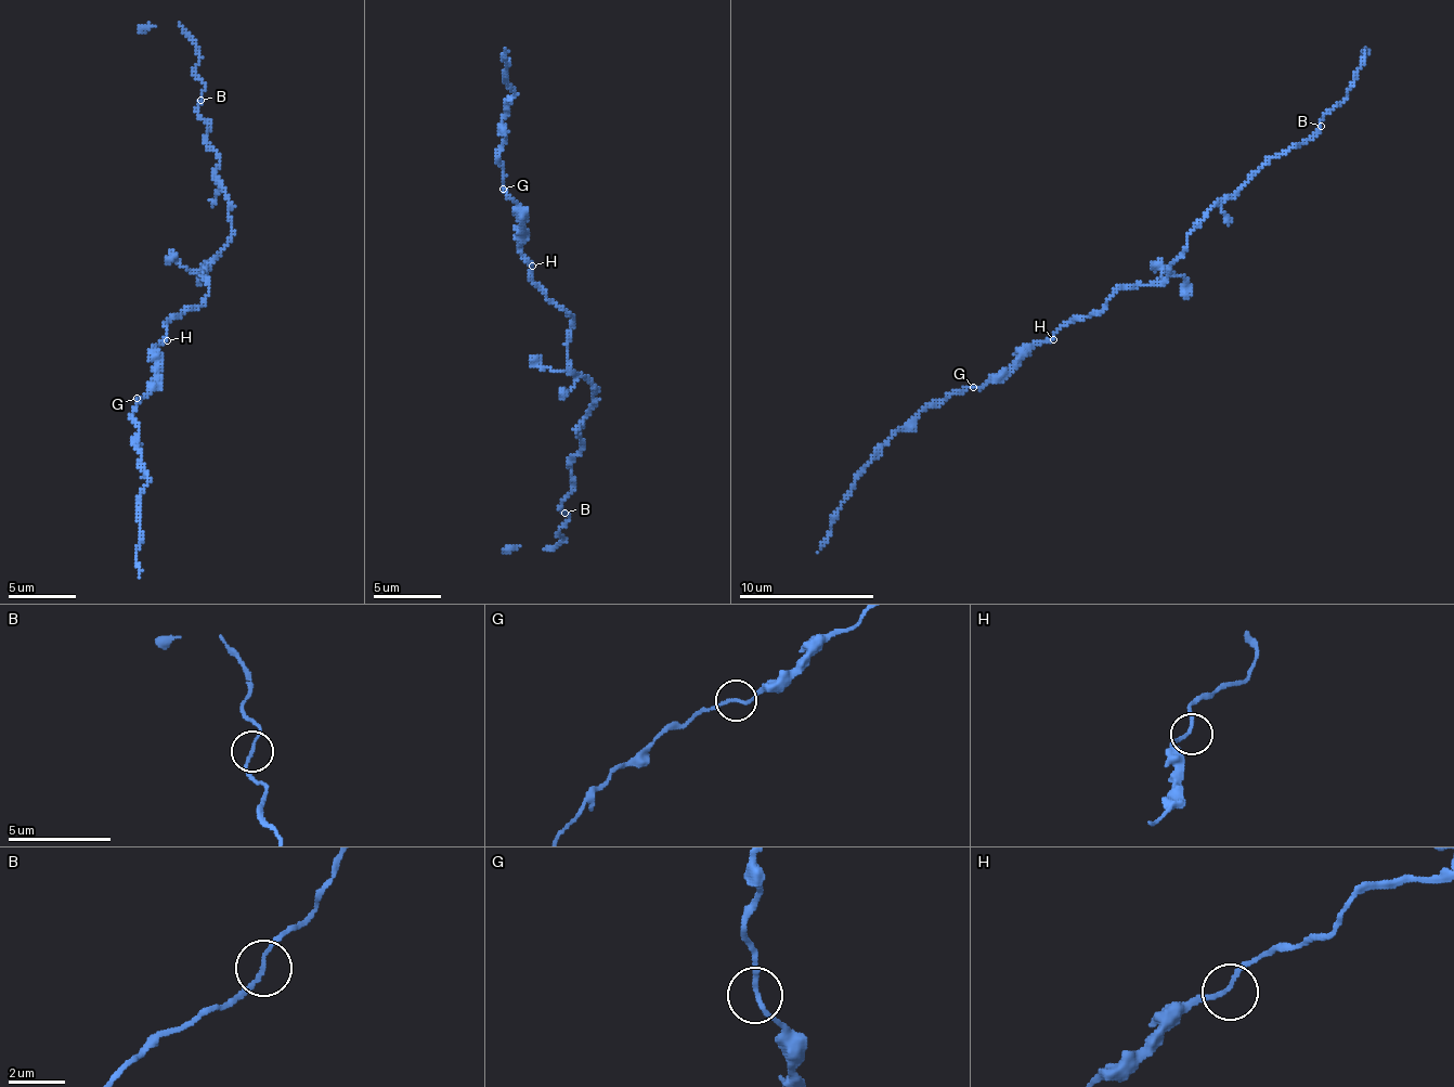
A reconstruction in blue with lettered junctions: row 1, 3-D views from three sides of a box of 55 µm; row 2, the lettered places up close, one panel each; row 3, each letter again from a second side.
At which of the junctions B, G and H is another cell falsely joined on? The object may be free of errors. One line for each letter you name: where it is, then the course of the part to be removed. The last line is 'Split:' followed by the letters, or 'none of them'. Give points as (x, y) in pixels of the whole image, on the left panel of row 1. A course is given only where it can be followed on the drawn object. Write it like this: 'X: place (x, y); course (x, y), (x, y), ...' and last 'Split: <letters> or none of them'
Split: none of them

